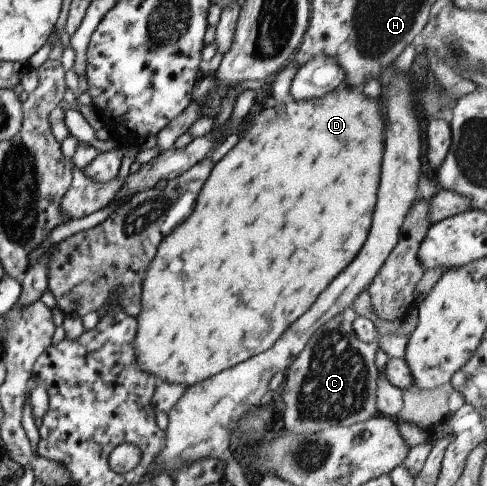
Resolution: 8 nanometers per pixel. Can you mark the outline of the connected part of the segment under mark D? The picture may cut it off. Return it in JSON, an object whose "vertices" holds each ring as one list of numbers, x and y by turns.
{"vertices":[[343,84,318,99,289,99,283,105,267,104,253,116,248,125,235,145,212,166,198,192,191,214,158,244,140,284,140,311,136,316,137,330,134,338,136,363,143,372,171,384,182,384,185,388,210,379,218,372,243,362,245,358,267,350,279,338,279,334,295,318,299,318,315,302,323,288,354,259,366,239,371,222,383,154,383,118,377,100,365,98,360,88]]}

